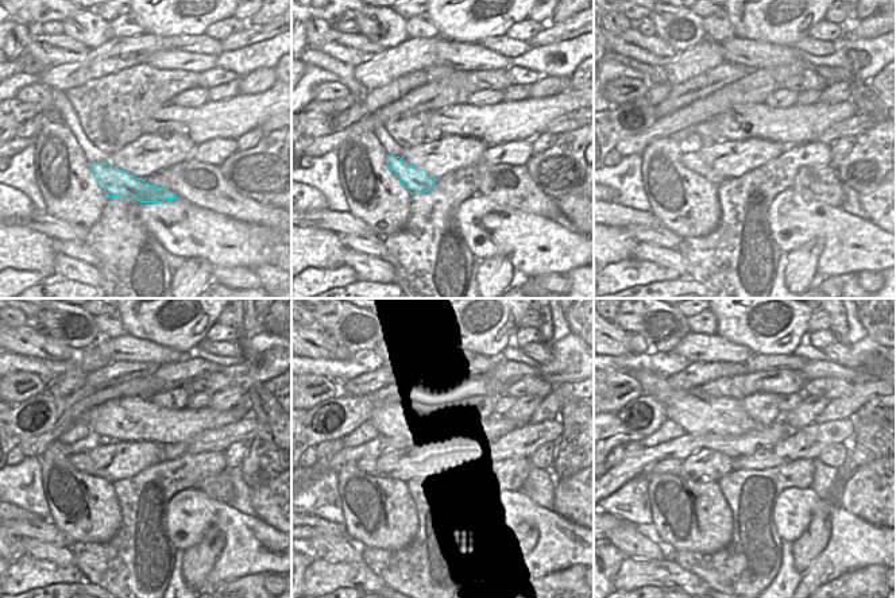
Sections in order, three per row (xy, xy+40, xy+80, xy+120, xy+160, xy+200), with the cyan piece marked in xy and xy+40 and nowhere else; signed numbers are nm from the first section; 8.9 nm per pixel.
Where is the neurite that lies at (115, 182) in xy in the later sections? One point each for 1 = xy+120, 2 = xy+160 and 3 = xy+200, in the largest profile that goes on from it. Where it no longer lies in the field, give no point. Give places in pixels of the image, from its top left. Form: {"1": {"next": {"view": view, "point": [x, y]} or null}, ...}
{"1": {"next": {"view": "xy+120", "point": [81, 462]}}, "2": {"next": {"view": "xy+160", "point": [369, 465]}}, "3": {"next": {"view": "xy+200", "point": [668, 466]}}}

